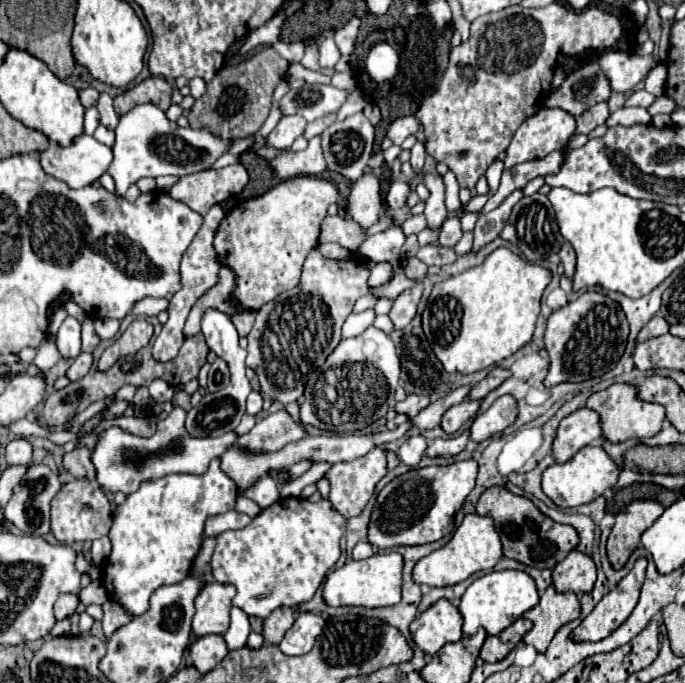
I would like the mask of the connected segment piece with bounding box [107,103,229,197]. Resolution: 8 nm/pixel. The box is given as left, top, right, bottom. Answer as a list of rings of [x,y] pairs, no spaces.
[[[137,105],[129,113],[119,117],[119,125],[115,129],[113,143],[113,161],[107,173],[115,179],[116,193],[124,197],[129,185],[139,181],[141,177],[159,177],[159,175],[189,175],[195,171],[203,171],[215,163],[227,149],[229,141],[215,139],[209,131],[183,129],[177,123],[165,117],[165,113],[153,105]]]

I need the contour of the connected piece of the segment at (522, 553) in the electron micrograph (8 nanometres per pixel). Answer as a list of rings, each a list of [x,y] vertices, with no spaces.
[[[489,487],[477,501],[477,513],[489,515],[495,521],[495,529],[503,543],[503,555],[537,569],[553,569],[559,559],[573,551],[579,543],[579,535],[571,525],[555,523],[547,519],[527,497],[513,495],[505,487]]]

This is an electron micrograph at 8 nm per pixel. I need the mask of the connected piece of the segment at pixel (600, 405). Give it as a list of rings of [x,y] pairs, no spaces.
[[[613,383],[605,391],[593,393],[587,399],[587,407],[595,409],[601,415],[603,435],[607,441],[613,441],[613,443],[657,435],[663,427],[663,421],[665,421],[665,407],[659,403],[641,401],[637,387],[629,385],[629,383]]]

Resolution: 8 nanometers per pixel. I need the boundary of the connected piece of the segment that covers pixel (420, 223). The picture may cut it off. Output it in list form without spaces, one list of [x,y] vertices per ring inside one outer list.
[[[415,215],[415,217],[409,217],[407,221],[403,221],[401,227],[403,227],[405,235],[421,233],[421,231],[427,227],[427,219],[425,219],[425,215]]]

